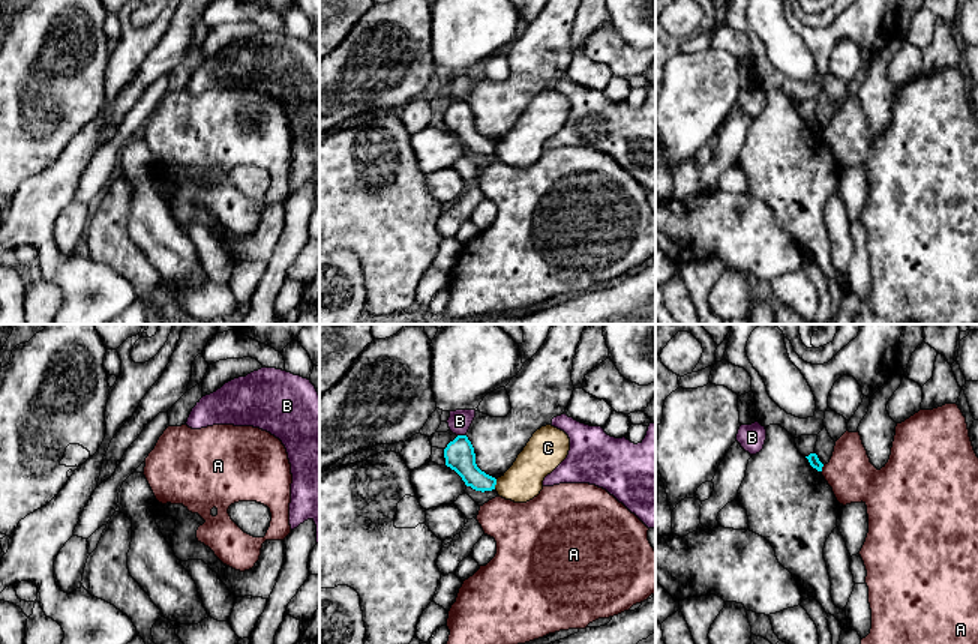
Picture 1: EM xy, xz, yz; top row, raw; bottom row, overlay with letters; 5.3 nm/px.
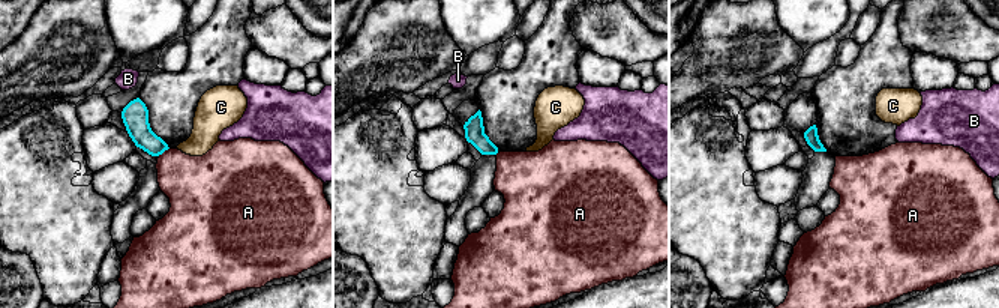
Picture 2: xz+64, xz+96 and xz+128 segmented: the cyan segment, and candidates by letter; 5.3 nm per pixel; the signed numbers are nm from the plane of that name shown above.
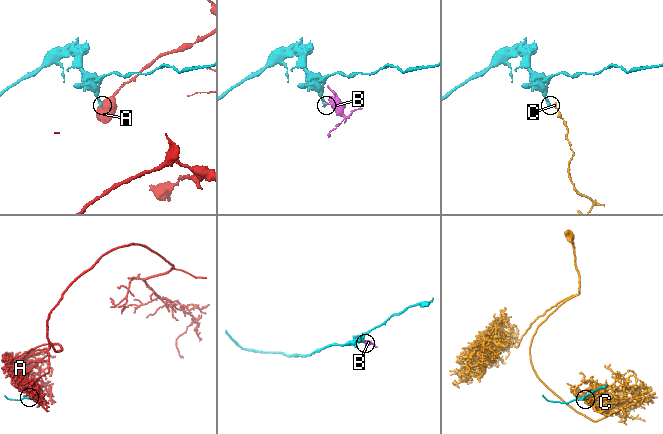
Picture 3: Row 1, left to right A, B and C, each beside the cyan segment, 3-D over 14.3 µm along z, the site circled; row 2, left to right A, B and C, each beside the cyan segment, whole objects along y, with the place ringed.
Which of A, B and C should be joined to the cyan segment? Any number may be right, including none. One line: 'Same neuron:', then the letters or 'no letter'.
Same neuron: no letter

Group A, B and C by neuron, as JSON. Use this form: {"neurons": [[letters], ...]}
{"neurons": [["A"], ["B"], ["C"]]}

